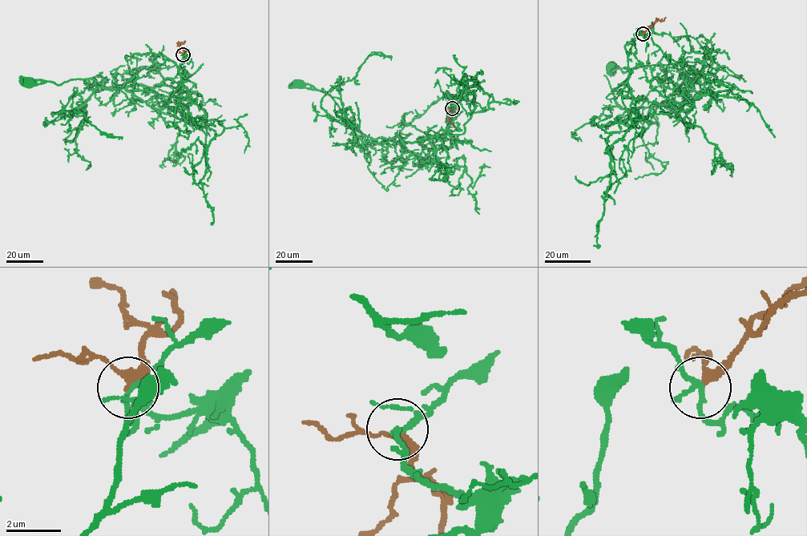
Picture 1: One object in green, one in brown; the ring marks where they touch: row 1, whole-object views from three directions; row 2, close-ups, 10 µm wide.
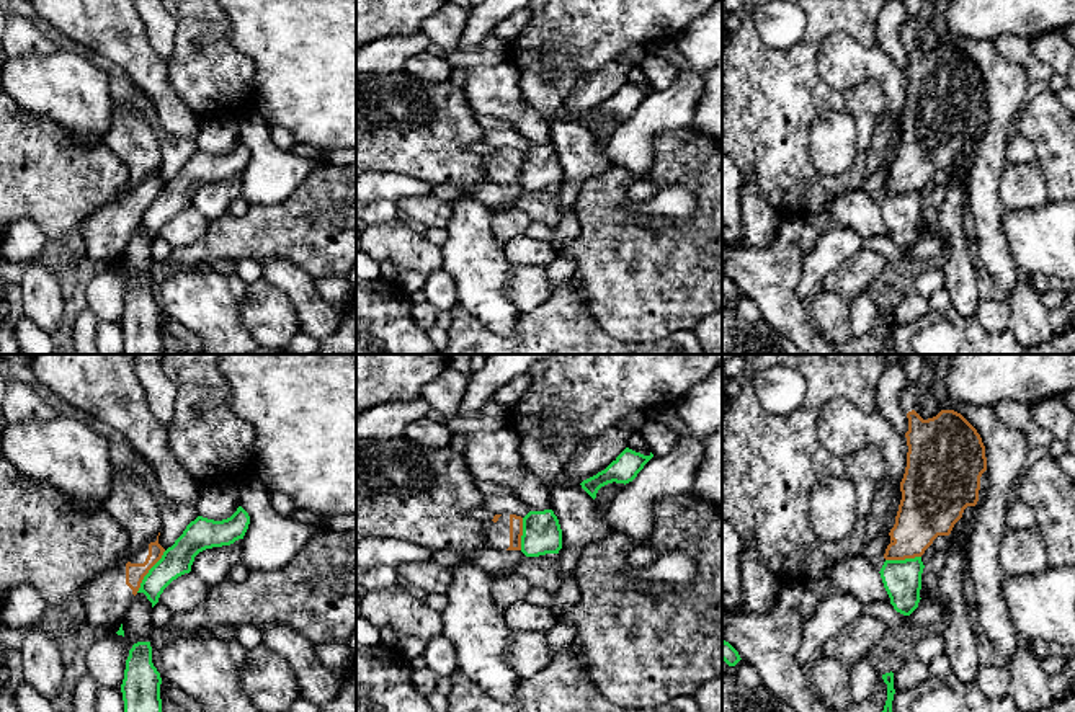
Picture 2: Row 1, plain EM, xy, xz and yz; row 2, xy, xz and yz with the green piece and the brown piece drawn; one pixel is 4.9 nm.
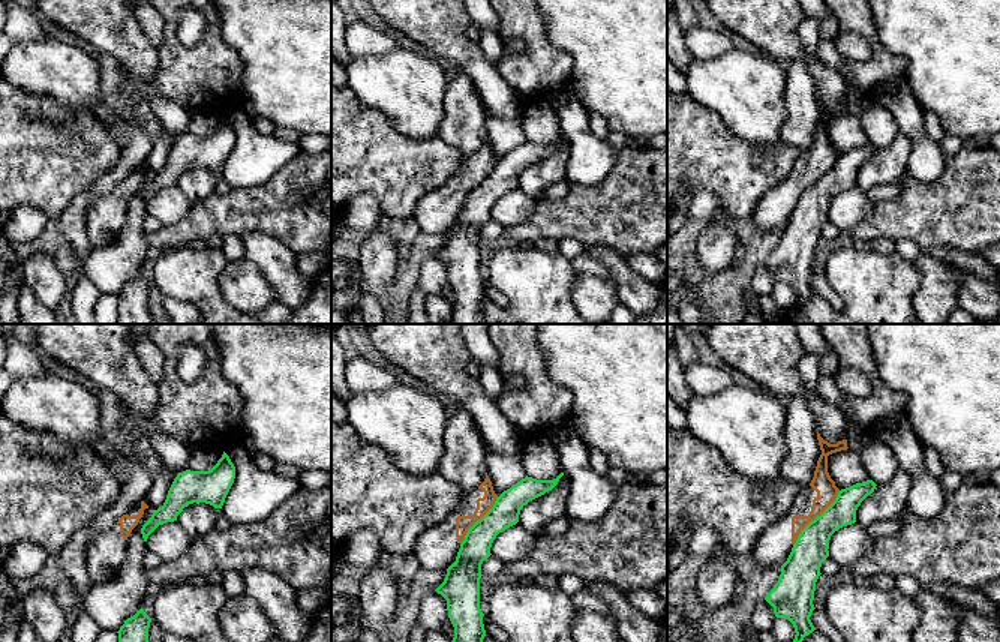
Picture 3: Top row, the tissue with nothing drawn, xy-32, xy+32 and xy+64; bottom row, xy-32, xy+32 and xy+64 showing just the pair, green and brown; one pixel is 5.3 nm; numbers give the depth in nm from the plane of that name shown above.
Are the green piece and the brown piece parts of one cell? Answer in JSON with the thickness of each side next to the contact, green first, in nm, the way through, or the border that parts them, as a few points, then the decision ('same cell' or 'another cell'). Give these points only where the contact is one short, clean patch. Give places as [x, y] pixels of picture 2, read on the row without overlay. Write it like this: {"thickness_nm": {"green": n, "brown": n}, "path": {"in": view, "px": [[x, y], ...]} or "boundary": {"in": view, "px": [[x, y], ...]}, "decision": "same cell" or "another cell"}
{"thickness_nm": {"green": 150, "brown": 100}, "boundary": {"in": "xy", "px": [[165, 185], [136, 226]]}, "decision": "another cell"}

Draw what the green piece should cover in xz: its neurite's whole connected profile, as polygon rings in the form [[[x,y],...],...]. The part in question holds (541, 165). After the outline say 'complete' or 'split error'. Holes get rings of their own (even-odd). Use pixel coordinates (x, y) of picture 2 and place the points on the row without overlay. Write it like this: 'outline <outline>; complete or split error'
outline [[[552,144],[529,145],[523,152],[521,186],[526,191],[559,188],[562,163]]]; complete

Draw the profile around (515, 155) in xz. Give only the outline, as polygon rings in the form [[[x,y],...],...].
[[[495,149],[484,157],[487,181],[521,185],[523,152],[516,149]]]

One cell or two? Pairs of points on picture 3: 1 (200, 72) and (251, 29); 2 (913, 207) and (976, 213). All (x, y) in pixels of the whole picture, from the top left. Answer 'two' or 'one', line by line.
1: two
2: one

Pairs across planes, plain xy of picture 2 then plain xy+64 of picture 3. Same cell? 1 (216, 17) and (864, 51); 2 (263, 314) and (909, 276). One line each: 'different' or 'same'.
1: different
2: different

